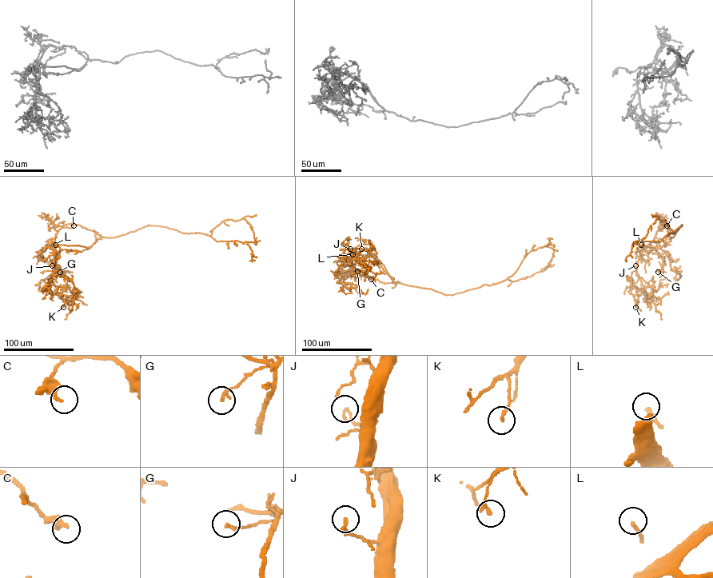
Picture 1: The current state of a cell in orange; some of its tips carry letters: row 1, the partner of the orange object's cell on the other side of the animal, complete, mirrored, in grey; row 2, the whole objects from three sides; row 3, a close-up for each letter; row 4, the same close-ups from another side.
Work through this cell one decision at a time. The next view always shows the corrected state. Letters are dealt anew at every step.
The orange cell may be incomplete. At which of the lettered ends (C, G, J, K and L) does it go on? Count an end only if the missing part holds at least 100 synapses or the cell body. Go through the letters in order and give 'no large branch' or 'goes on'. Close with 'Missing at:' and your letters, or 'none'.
C: no large branch
G: no large branch
J: no large branch
K: no large branch
L: goes on
Missing at: L

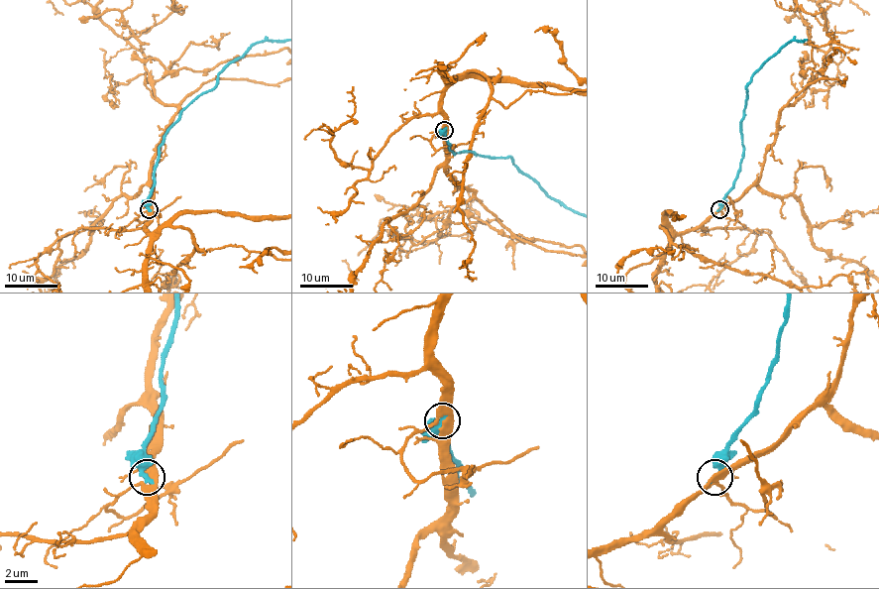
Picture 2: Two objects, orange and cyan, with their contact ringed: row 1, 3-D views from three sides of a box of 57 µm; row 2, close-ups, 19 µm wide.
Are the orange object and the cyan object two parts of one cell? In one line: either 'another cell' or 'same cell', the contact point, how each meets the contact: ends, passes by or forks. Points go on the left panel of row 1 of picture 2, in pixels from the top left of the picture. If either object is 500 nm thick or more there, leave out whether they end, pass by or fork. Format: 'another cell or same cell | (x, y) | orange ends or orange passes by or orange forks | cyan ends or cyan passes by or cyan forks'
another cell | (149, 209) | orange passes by | cyan ends

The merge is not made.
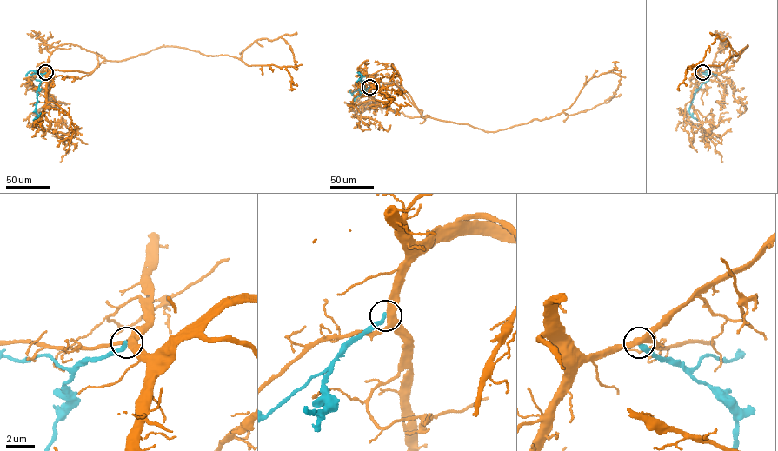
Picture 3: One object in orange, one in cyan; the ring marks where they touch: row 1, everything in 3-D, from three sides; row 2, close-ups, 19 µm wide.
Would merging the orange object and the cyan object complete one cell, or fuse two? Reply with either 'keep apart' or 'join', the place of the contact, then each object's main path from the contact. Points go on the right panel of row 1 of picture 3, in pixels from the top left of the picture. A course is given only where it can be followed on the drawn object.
keep apart | (702, 72) | orange via (702, 72), (697, 70), (722, 72), (748, 46), (721, 66), (688, 67), (703, 60), (708, 47), (709, 52) | cyan via (702, 72), (708, 79), (695, 93), (689, 108), (690, 115), (697, 120)

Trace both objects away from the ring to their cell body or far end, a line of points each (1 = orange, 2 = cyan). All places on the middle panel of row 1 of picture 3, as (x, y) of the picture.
1: (369, 86), (395, 83), (422, 117), (488, 132), (560, 114), (585, 83), (603, 73), (621, 76), (616, 94)
2: (369, 86), (364, 92), (359, 73), (362, 76), (356, 82)

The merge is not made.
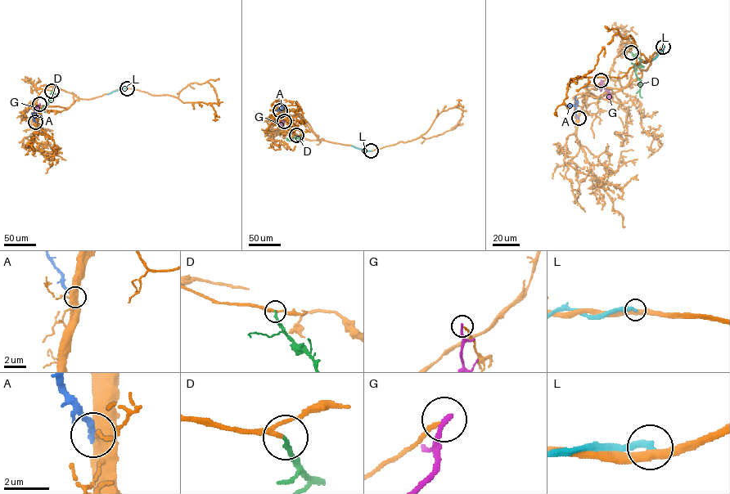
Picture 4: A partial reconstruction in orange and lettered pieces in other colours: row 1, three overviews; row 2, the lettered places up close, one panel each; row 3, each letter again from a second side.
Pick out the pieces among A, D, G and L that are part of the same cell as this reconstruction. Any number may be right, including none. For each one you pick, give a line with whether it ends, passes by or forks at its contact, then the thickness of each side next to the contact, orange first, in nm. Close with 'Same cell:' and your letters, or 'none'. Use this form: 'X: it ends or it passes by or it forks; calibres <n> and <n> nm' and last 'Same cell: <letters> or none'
D: it ends; calibres 160 and 190 nm
Same cell: D

